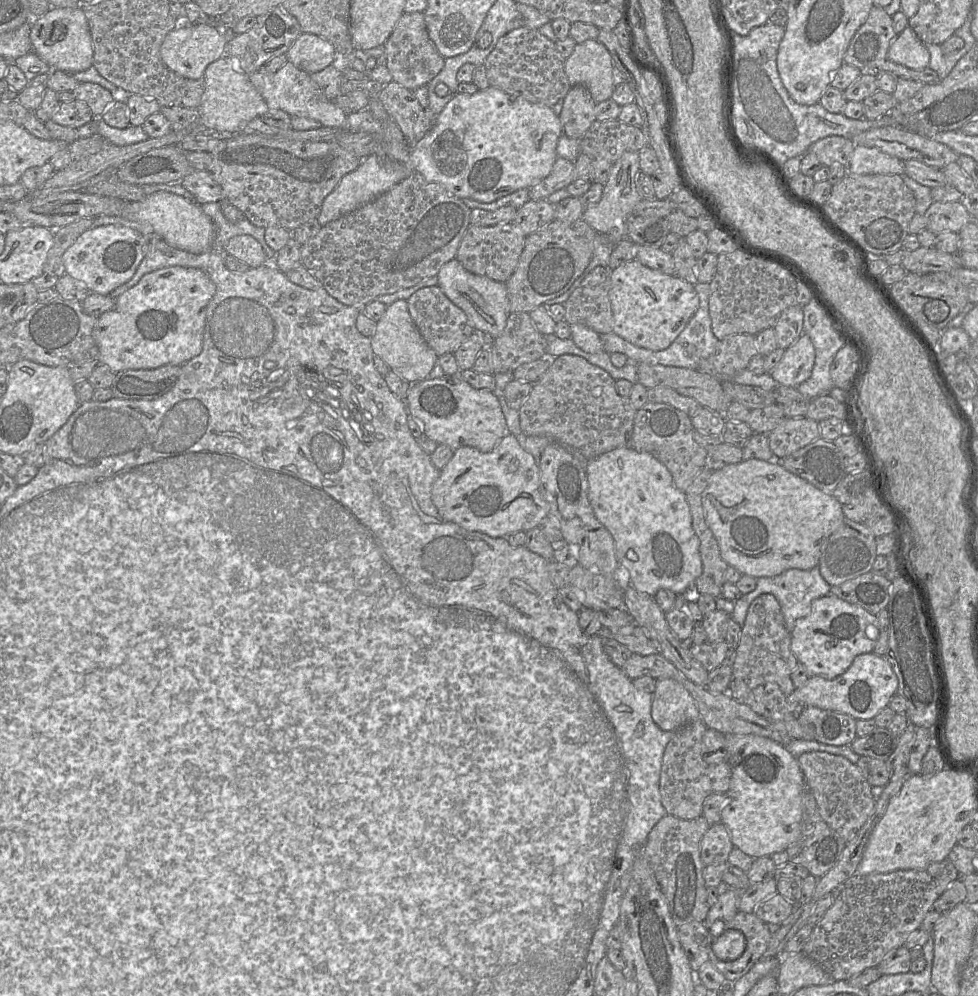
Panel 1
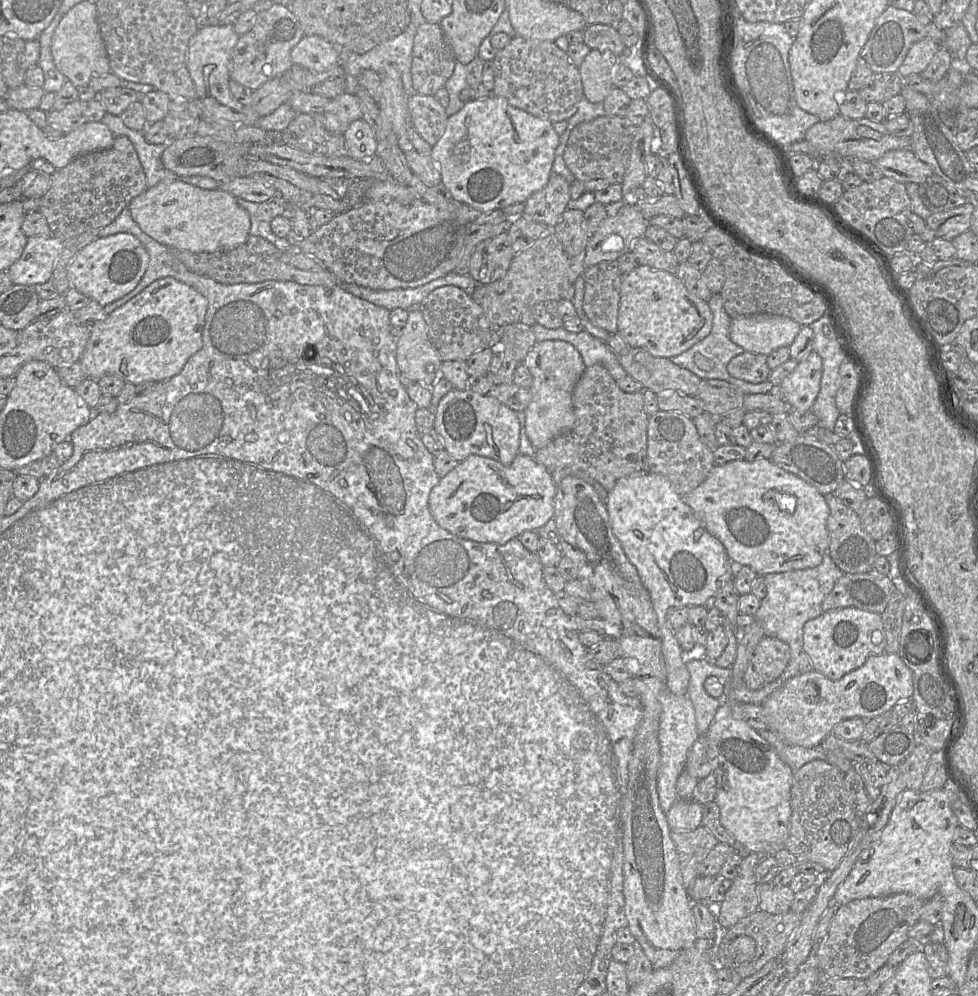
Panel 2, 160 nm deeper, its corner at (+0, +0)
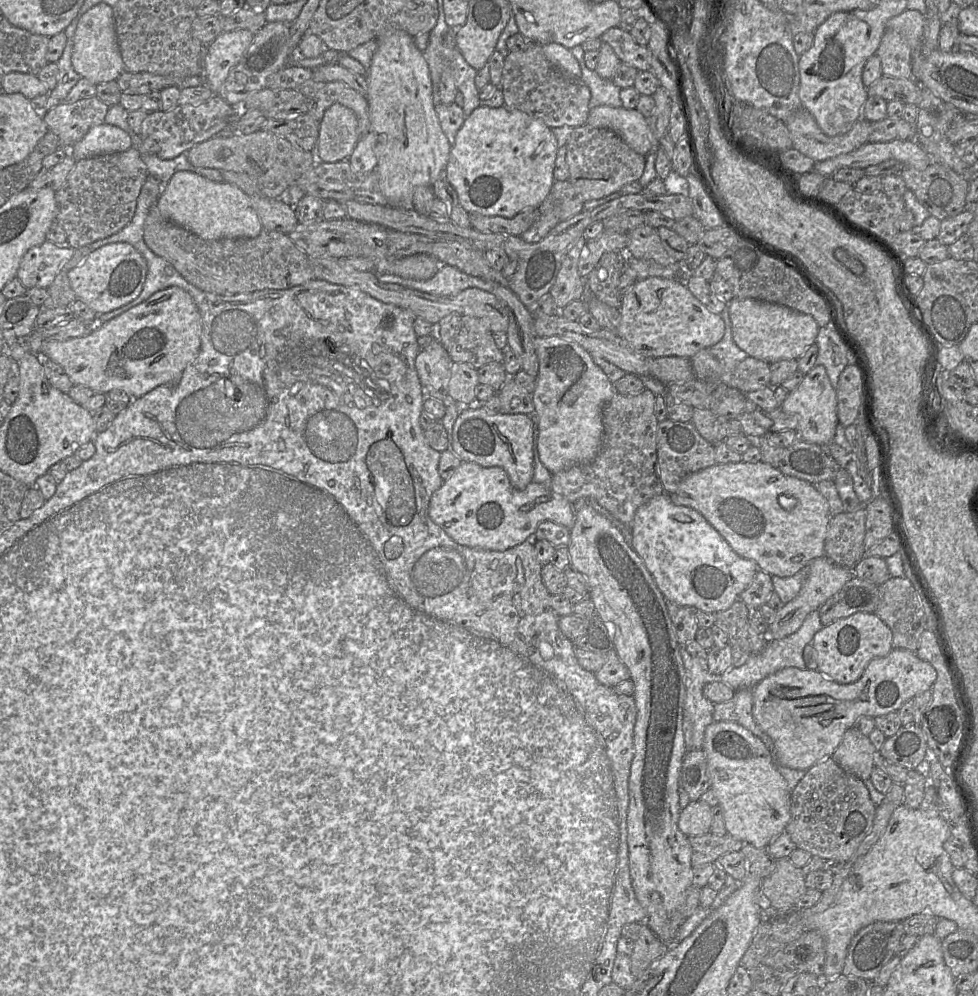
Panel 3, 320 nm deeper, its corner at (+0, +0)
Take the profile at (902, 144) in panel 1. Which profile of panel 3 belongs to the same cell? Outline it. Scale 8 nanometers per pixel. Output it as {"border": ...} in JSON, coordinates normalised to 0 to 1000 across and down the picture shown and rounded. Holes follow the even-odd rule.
{"border":[[[821,107],[810,112],[804,128],[810,140],[810,149],[833,163],[868,154],[889,141],[891,122],[879,119],[864,135],[846,137],[832,117]]]}

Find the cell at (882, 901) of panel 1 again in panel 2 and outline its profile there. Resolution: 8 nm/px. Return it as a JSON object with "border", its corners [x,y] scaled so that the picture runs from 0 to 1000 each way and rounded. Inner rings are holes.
{"border":[[[928,897],[871,904],[857,910],[846,940],[831,960],[845,980],[885,984],[906,968],[912,956],[928,943],[928,934],[940,925],[946,905]]]}

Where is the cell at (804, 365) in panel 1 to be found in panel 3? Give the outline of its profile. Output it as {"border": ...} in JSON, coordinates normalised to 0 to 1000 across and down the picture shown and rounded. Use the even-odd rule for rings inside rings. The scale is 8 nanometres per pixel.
{"border":[[[833,366],[822,380],[818,387],[807,394],[800,404],[798,411],[804,415],[815,417],[815,434],[818,441],[836,447],[849,447],[848,456],[860,470],[864,470],[869,456],[857,446],[852,445],[855,429],[858,425],[856,418],[856,398],[855,391],[851,388],[845,370],[842,366]]]}

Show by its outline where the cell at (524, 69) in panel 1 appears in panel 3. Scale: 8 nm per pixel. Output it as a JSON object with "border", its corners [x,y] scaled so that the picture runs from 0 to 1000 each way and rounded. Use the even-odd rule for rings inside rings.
{"border":[[[547,43],[537,50],[517,52],[510,89],[516,106],[552,119],[562,129],[587,129],[599,124],[603,111],[602,88],[594,79],[585,79],[569,69],[558,59],[553,44]]]}

